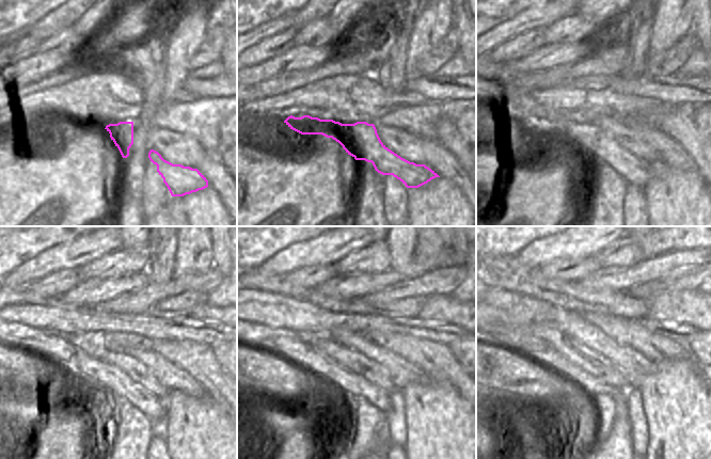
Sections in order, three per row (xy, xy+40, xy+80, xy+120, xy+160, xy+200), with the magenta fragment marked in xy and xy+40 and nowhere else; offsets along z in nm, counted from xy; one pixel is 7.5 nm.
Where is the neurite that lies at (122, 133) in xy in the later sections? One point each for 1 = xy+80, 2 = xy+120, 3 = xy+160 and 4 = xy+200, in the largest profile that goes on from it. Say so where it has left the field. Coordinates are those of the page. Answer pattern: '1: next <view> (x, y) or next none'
1: next xy+80 (590, 139)
2: next xy+120 (53, 345)
3: next xy+160 (289, 344)
4: next xy+200 (521, 337)

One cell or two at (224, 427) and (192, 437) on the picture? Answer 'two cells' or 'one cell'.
one cell

